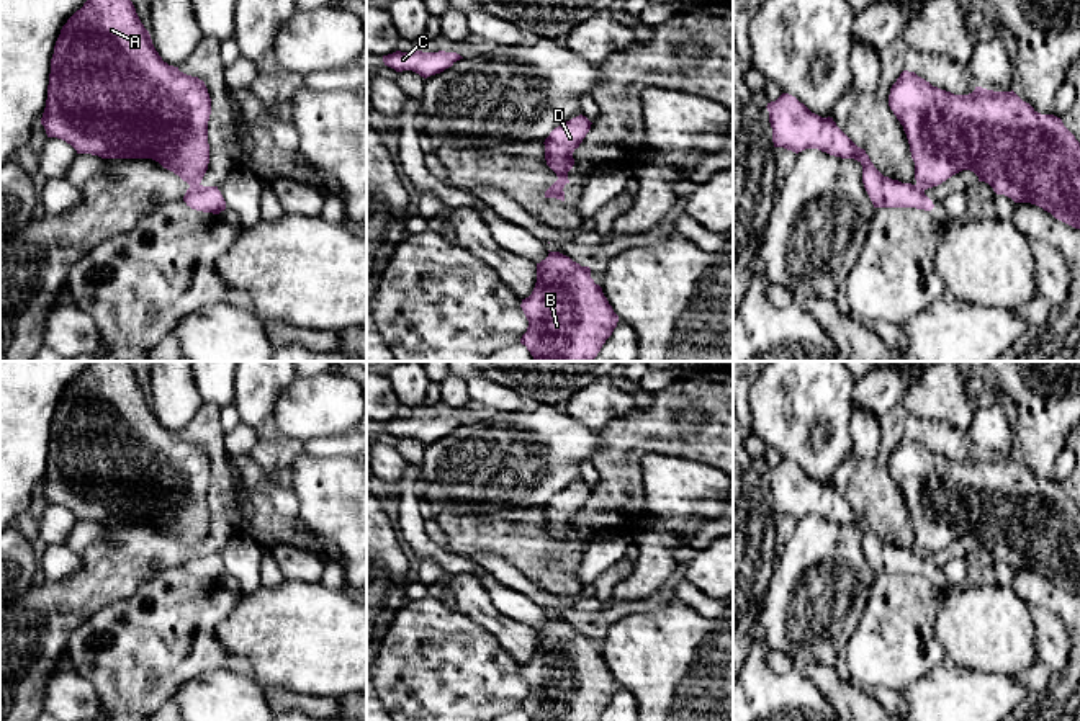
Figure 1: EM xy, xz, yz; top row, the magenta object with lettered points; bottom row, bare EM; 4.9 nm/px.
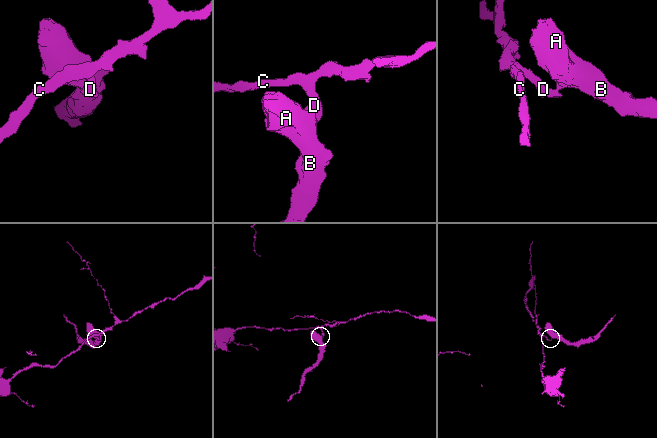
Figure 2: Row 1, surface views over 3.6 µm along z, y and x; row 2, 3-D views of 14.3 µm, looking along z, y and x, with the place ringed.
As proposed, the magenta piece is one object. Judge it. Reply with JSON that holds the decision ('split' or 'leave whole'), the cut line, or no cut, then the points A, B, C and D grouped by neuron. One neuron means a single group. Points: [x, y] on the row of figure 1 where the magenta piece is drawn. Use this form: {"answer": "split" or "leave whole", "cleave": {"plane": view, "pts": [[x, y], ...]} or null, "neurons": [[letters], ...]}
{"answer": "split", "cleave": {"plane": "xy", "pts": [[198, 183], [190, 187]]}, "neurons": [["A", "B"], ["C", "D"]]}

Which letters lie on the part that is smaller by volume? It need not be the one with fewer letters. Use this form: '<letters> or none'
A, B

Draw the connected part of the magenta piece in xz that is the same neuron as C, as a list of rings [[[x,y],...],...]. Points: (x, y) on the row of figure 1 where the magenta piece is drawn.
[[[396,51],[393,54],[383,56],[385,65],[394,69],[396,72],[412,70],[424,78],[443,72],[460,59],[463,59],[460,54],[445,51],[439,52]]]

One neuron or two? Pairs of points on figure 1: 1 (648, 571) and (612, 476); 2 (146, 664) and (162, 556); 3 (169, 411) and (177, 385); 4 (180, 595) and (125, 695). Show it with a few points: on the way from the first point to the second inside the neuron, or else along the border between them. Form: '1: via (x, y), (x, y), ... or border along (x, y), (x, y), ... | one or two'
1: border along (643, 492), (647, 515), (630, 532) | two
2: border along (182, 564), (157, 569), (131, 594) | two
3: via (174, 404), (174, 391) | one
4: via (172, 620), (136, 658), (134, 671) | one

